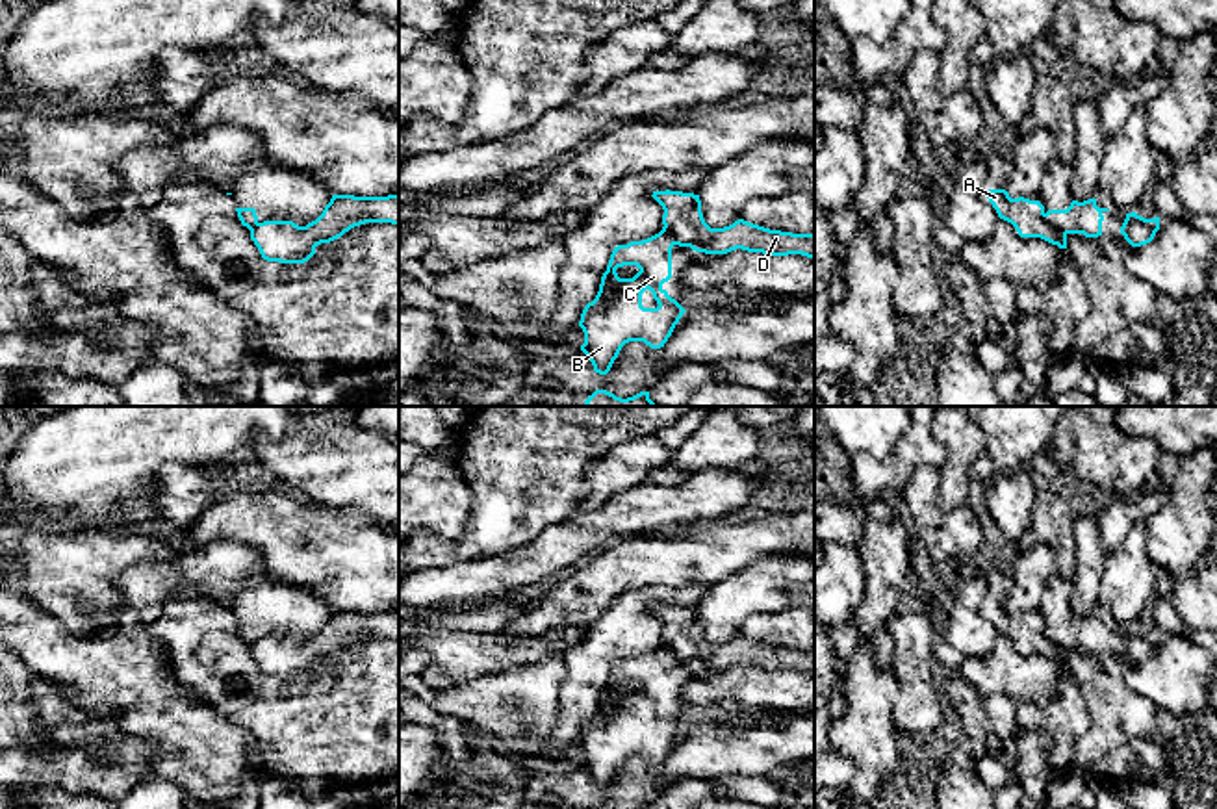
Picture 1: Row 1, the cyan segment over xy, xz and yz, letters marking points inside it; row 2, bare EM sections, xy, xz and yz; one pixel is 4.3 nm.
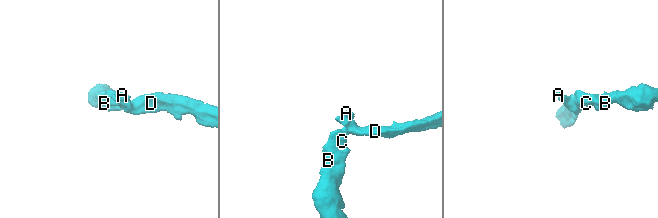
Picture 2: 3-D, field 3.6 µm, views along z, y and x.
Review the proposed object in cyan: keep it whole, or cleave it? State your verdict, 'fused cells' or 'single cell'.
fused cells

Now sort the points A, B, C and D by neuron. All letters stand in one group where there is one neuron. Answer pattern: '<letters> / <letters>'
A D / B C

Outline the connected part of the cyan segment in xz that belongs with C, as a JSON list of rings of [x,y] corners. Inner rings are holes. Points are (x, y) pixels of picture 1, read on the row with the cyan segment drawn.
[[[662,226],[647,239],[614,247],[599,291],[579,321],[584,332],[581,351],[596,373],[607,375],[629,341],[664,347],[686,312],[662,288],[672,278],[673,245],[673,234]],[[623,265],[636,265],[640,271],[633,278],[620,278],[616,269]]]

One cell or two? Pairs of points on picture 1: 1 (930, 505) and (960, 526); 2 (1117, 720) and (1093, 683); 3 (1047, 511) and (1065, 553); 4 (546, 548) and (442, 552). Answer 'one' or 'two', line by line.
1: one
2: one
3: one
4: two

